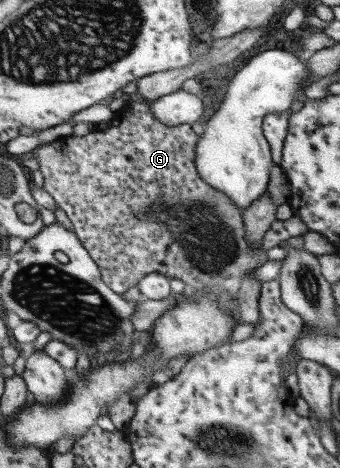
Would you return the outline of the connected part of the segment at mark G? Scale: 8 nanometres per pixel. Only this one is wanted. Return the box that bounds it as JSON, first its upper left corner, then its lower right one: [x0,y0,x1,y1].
[33,98,310,324]

